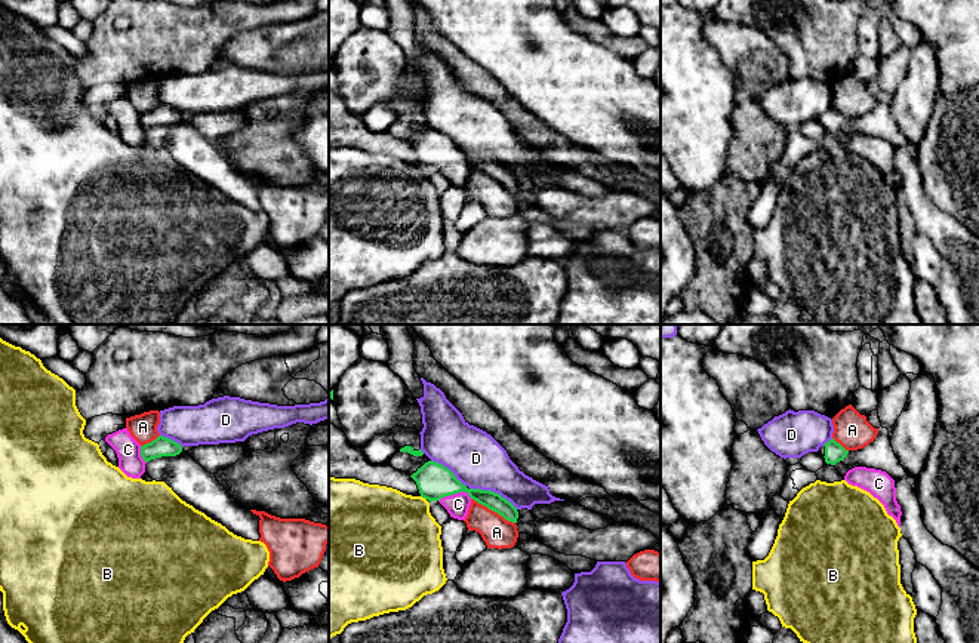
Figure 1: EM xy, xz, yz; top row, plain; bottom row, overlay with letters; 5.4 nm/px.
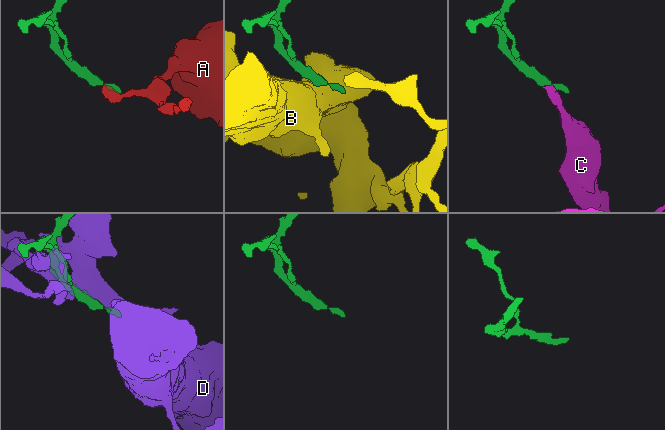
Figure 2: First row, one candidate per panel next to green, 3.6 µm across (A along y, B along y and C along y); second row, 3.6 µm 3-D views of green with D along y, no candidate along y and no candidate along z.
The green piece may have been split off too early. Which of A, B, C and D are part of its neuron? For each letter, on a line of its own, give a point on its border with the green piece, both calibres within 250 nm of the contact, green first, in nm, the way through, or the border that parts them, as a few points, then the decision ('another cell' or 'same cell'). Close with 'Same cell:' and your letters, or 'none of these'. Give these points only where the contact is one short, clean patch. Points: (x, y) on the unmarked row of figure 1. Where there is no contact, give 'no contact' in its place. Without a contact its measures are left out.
A: xz (493, 178) | 100/170 nm | along xz (471, 166), (514, 191) | another cell
B: xz (424, 165) | 190/440 nm | along xz (421, 163), (425, 168) | another cell
C: xz (455, 160) | 190/120 nm | across xz (434, 150), (455, 160), (458, 172) | same cell
D: xz (493, 160) | 110/300 nm | another cell
Same cell: C

